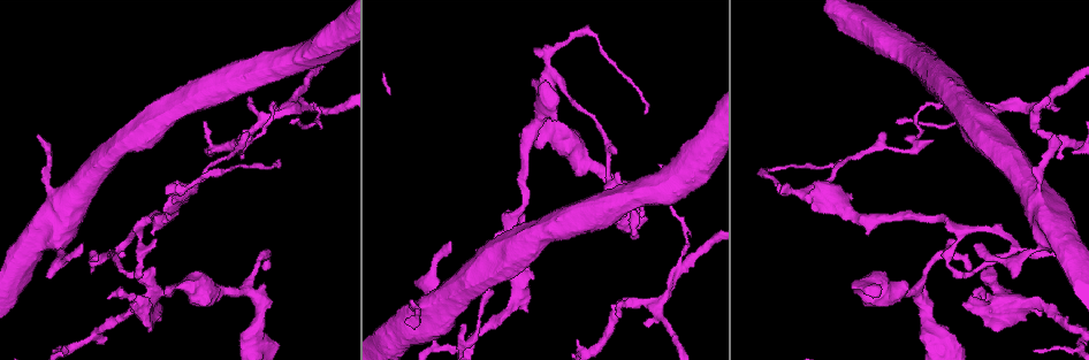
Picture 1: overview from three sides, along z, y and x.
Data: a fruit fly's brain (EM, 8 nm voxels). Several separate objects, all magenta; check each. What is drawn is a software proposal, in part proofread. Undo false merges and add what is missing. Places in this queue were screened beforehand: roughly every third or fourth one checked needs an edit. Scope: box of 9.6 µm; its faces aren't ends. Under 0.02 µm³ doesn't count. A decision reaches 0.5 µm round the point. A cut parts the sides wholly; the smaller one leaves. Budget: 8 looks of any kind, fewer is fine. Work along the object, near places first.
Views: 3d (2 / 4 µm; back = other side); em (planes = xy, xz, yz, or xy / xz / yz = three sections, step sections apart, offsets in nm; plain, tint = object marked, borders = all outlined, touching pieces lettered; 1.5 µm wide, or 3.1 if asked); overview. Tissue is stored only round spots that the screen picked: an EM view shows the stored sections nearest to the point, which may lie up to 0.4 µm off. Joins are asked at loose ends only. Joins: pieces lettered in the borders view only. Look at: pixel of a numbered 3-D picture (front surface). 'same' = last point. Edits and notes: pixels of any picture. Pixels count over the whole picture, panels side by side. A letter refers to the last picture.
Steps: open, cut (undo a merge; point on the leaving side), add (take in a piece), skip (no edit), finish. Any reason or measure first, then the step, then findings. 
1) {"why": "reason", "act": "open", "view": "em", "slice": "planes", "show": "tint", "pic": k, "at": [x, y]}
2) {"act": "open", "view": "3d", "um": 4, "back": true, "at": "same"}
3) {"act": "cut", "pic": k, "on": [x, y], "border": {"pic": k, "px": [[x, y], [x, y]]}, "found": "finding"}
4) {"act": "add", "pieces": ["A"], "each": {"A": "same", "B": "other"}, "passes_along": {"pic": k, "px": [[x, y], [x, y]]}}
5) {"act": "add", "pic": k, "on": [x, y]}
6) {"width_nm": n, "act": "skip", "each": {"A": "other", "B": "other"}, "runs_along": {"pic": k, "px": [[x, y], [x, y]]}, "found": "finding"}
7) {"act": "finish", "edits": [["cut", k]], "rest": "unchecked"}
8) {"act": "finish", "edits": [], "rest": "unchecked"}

{"why": "an open end", "act": "open", "view": "em", "slice": "yz", "step": 8, "show": "borders", "pic": 1, "at": [162, 210]}

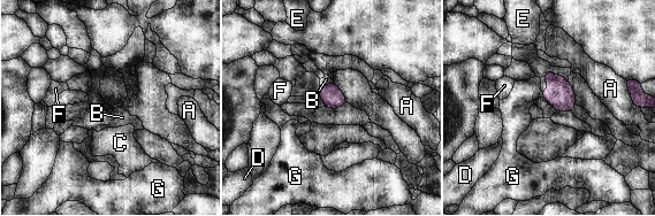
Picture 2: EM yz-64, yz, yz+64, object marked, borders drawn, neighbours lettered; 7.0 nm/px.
{"why": "another direction", "act": "open", "view": "em", "slice": "xz", "step": 4, "show": "borders", "at": "same"}

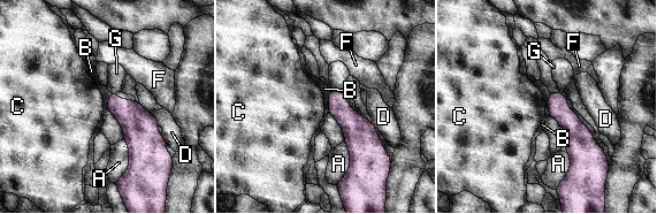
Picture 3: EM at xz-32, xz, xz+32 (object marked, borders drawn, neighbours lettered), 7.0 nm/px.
{"act": "skip", "each": {"A": "other", "B": "other", "C": "other", "D": "other", "F": "other", "G": "other"}, "border": {"pic": 3, "px": [[329, 89], [328, 113]]}, "found": "no lettered piece goes on from it"}

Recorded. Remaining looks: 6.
{"why": "a fork", "act": "open", "view": "em", "slice": "xy", "step": 4, "show": "tint", "pic": 1, "at": [647, 302]}

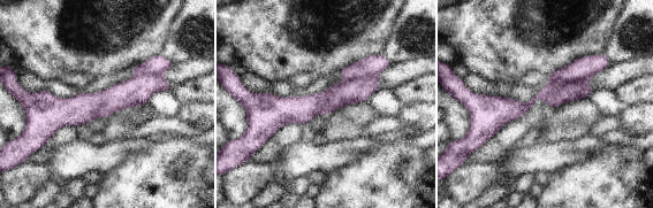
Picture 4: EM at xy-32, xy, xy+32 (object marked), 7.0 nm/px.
{"why": "another direction", "act": "open", "view": "em", "slice": "planes", "show": "tint", "at": "same"}

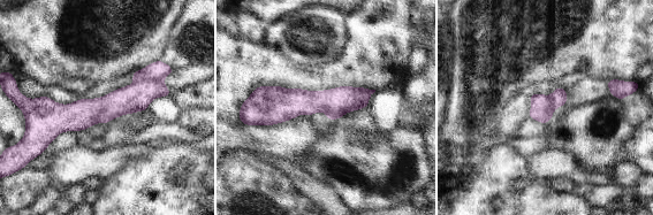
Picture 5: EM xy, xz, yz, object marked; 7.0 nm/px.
{"why": "see the neighbours", "act": "open", "view": "em", "slice": "planes", "show": "borders", "at": "same"}

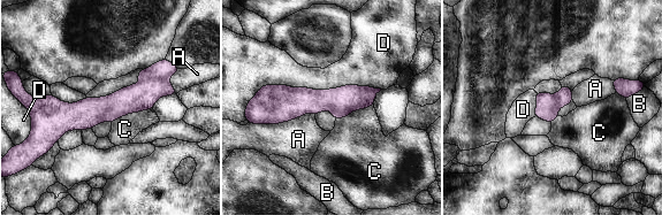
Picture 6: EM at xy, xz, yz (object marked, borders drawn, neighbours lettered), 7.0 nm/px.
{"width_nm": 160, "act": "cut", "pic": 6, "on": [164, 69], "each": {"A": "other", "B": "other", "C": "other", "D": "other"}, "border": {"pic": 6, "px": [[166, 79], [142, 81]]}, "found": "a second cell is stuck on"}

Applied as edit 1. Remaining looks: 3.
{"why": "free end", "act": "open", "view": "em", "slice": "planes", "show": "borders", "pic": 1, "at": [982, 297]}

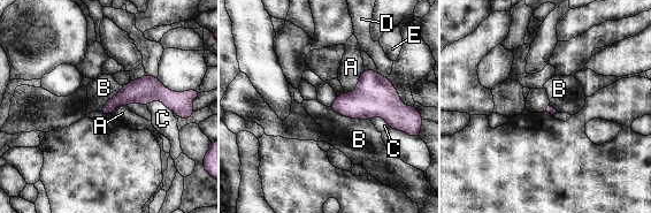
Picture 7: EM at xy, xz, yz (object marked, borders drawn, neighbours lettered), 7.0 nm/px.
{"act": "skip", "each": {"A": "other", "B": "other", "C": "other", "D": "other", "E": "other"}, "runs_along": {"pic": 7, "px": [[177, 104], [128, 93], [104, 111]]}, "found": "none of them fits"}

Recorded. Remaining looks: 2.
{"act": "finish", "edits": [["cut", 6]], "rest": "unchecked"}

